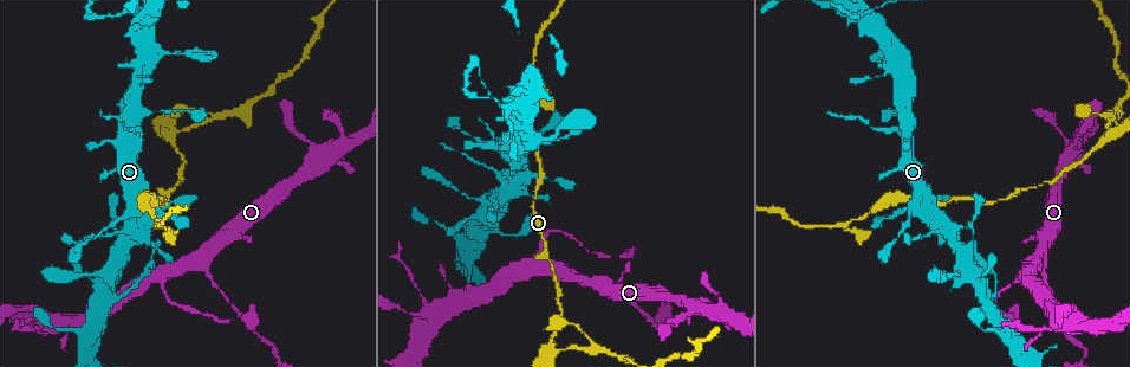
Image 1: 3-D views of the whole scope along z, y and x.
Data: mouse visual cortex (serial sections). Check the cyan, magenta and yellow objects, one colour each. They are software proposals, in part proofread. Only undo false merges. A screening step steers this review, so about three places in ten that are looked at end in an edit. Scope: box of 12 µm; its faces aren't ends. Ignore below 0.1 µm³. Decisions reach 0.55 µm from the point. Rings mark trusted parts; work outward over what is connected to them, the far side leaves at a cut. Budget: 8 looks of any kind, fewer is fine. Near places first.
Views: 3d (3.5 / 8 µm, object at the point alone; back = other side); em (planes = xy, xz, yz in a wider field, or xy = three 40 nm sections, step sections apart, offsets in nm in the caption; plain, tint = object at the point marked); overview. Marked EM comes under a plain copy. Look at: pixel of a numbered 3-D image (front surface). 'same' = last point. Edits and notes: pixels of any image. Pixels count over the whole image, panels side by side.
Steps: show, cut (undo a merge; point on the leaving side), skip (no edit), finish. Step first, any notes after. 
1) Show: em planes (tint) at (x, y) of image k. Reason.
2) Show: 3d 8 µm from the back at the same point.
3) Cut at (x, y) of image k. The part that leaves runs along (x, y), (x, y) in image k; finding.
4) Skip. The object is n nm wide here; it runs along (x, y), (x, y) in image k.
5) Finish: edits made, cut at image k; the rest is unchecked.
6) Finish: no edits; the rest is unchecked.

Show: 3d 8 µm at (590, 348) of image 1. Two arms in line, one across.

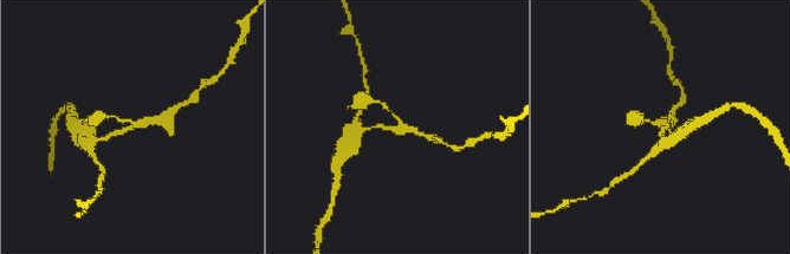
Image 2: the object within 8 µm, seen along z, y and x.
Show: em xy step 5 (tint) at (132, 123) of image 2. 3 arms meet here; the arms are 150, 150, 200 nm wide; now the EM.

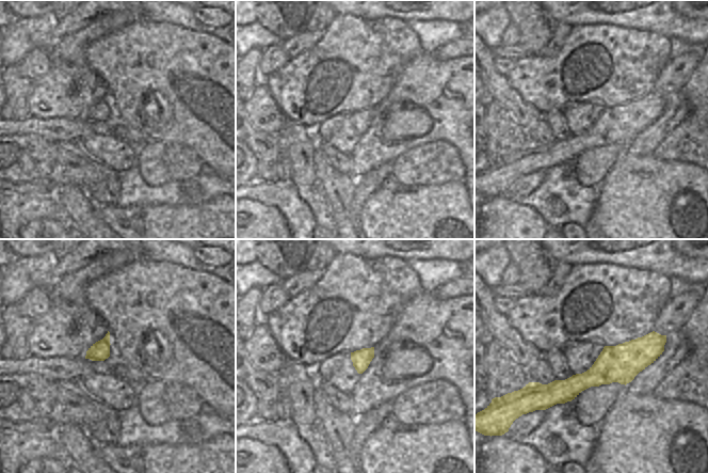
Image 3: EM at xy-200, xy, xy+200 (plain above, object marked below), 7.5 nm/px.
Skip. It runs along (103, 139), (142, 122), (164, 117) in image 2; one cell here.

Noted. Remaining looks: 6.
Show: 3d 3.5 µm at (579, 282) of image 1. Thin arm on a thick one.

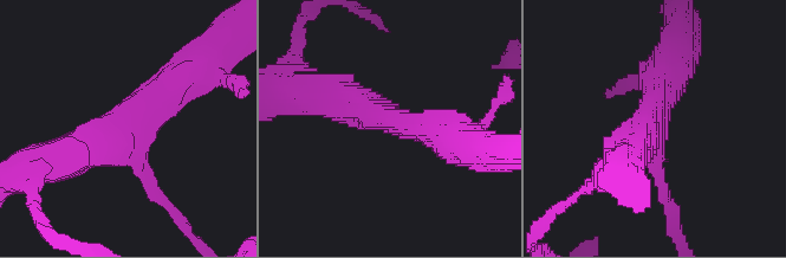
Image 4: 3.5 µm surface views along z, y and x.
Show: em xy step 3 (tint) at (127, 133) of image 4. 3 arms meet here; the arms are 150, 450, 500 nm wide.

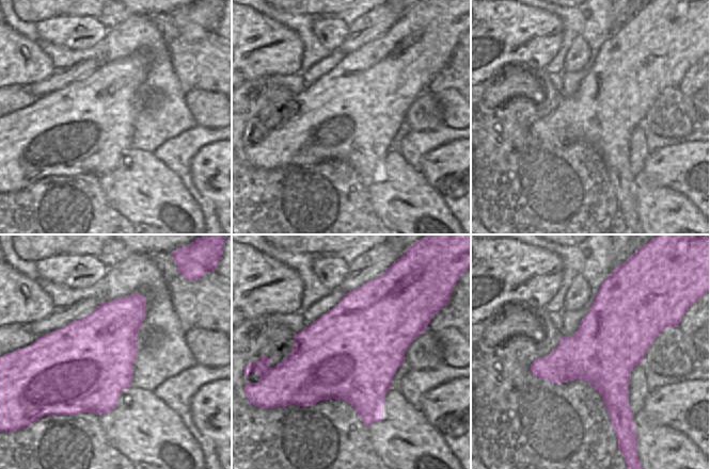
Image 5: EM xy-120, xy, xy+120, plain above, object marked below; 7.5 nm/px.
Skip. It runs along (184, 77), (123, 139), (58, 160) in image 4; all the same cell.

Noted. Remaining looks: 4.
Show: 3d 3.5 µm at (522, 107) of image 1. Looks like a crossing.

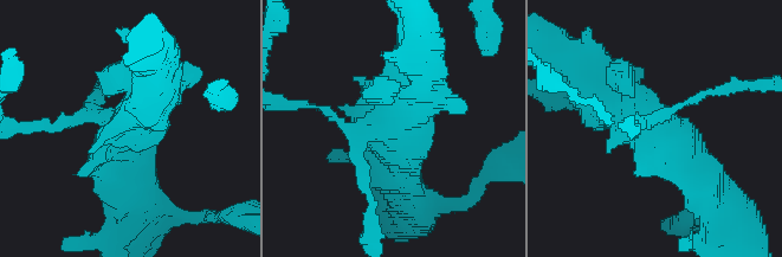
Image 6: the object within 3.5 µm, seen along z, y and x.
Cut at (59, 126) of image 6. The part that leaves runs along (110, 114), (27, 129) in image 6; two cells meet here.

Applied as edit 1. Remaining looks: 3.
Finish: edits made, cut at image 6; the rest is unchecked.

